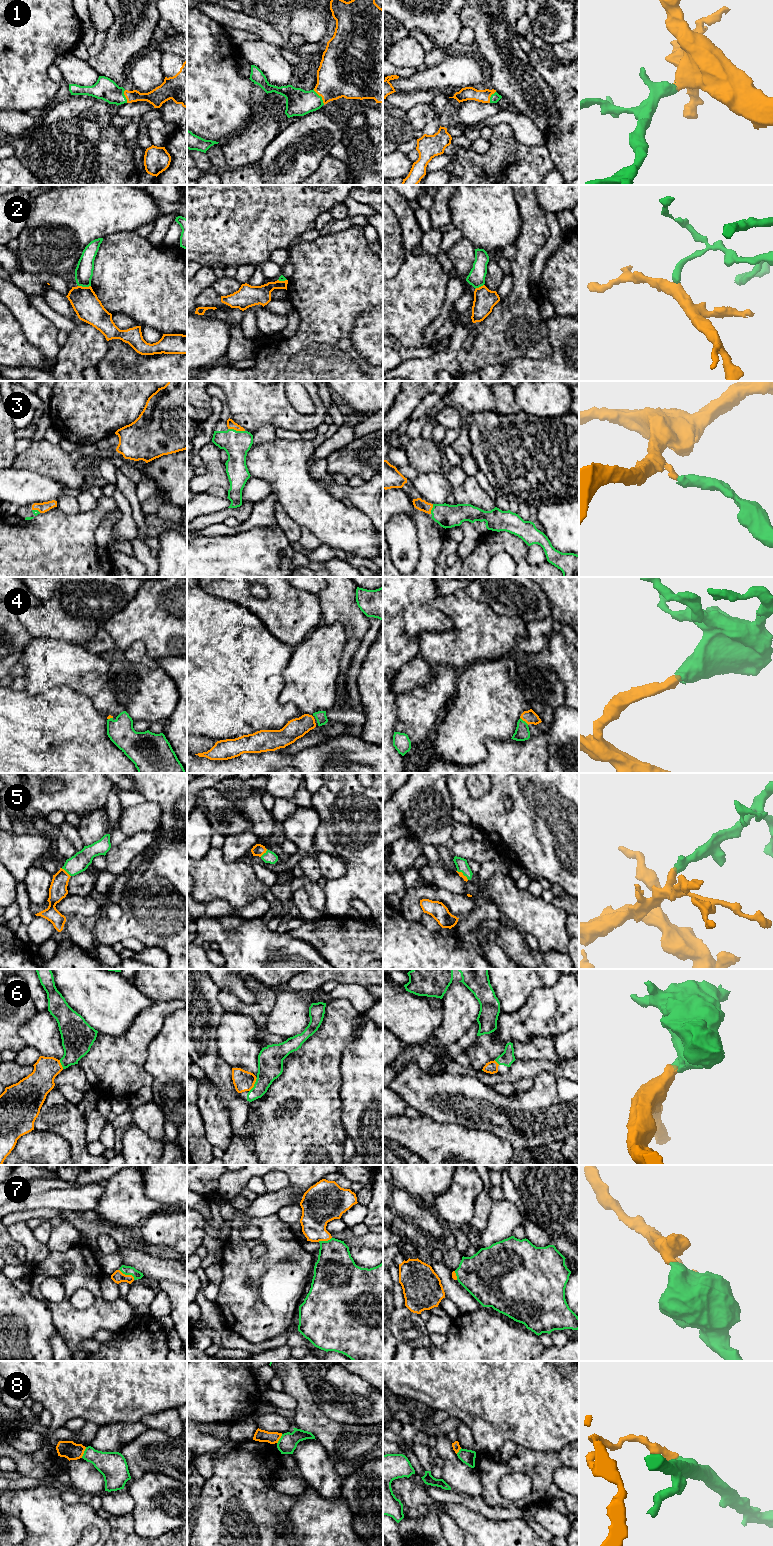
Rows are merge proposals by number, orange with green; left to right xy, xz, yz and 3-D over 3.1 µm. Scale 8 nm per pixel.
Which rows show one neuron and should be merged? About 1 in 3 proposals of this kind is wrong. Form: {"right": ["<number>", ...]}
{"right": ["1", "3", "4", "5", "6", "7"]}

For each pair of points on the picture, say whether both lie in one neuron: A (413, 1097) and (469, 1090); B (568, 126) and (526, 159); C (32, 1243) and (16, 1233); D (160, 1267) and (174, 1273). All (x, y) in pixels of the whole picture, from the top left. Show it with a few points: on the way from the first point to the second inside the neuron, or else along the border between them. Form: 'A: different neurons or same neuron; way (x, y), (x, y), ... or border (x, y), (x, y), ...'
A: same neuron; way (427, 1094), (431, 1094), (435, 1090), (455, 1090)
B: different neurons; border (544, 145), (554, 166)
C: same neuron; way (28, 1241), (20, 1233)
D: same neuron; way (163, 1270), (171, 1271)

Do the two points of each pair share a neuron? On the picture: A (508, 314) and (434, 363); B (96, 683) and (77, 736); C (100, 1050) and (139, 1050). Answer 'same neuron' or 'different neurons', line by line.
A: different neurons
B: different neurons
C: same neuron

